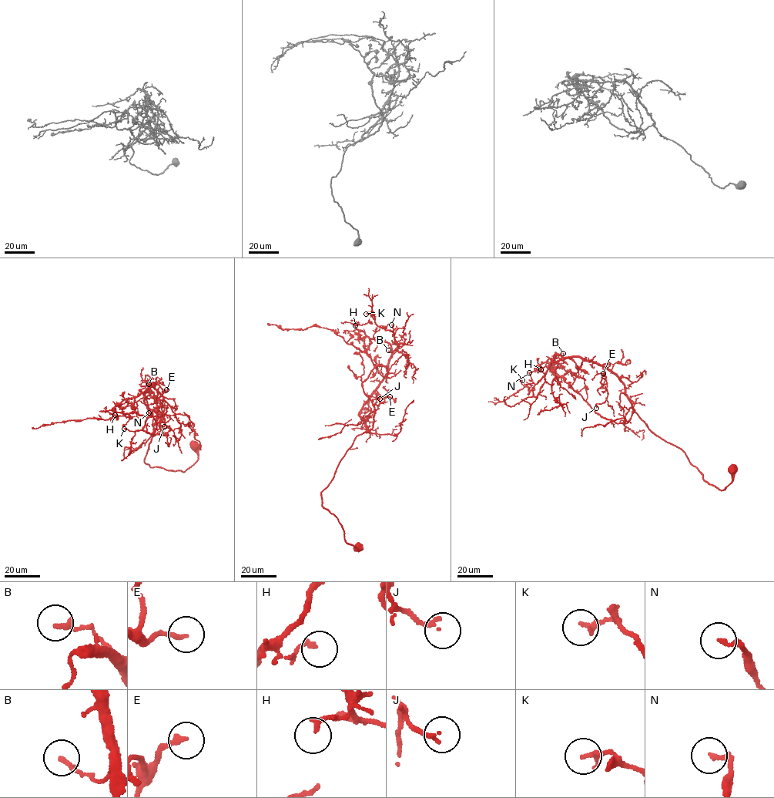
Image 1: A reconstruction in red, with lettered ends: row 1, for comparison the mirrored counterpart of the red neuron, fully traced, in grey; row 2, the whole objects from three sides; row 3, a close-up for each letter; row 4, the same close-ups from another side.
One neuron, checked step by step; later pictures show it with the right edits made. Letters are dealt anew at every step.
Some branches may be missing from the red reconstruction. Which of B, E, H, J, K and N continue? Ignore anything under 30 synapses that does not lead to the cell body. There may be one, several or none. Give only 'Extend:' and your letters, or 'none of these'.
Extend: none of these

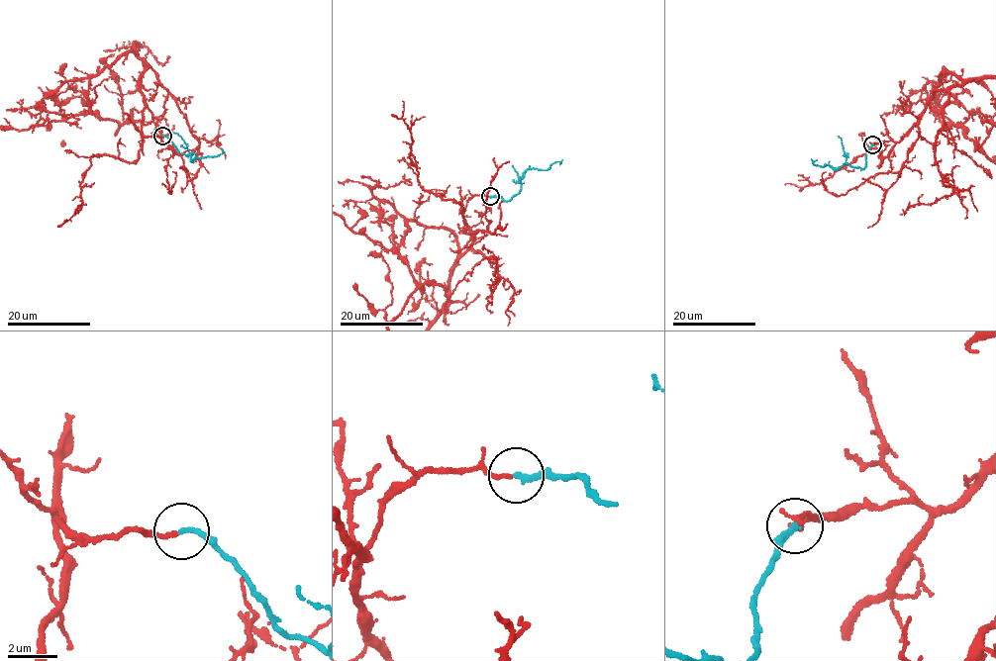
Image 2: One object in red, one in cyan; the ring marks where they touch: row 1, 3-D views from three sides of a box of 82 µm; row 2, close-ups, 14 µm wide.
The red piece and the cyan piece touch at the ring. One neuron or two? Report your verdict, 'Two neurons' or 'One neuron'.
One neuron

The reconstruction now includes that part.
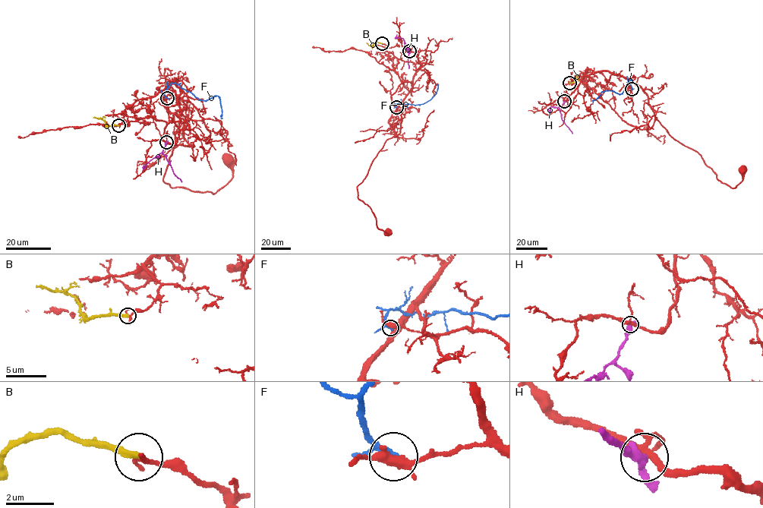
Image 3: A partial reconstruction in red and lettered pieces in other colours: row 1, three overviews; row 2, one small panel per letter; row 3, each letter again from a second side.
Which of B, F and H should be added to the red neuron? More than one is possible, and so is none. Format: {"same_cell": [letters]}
{"same_cell": []}

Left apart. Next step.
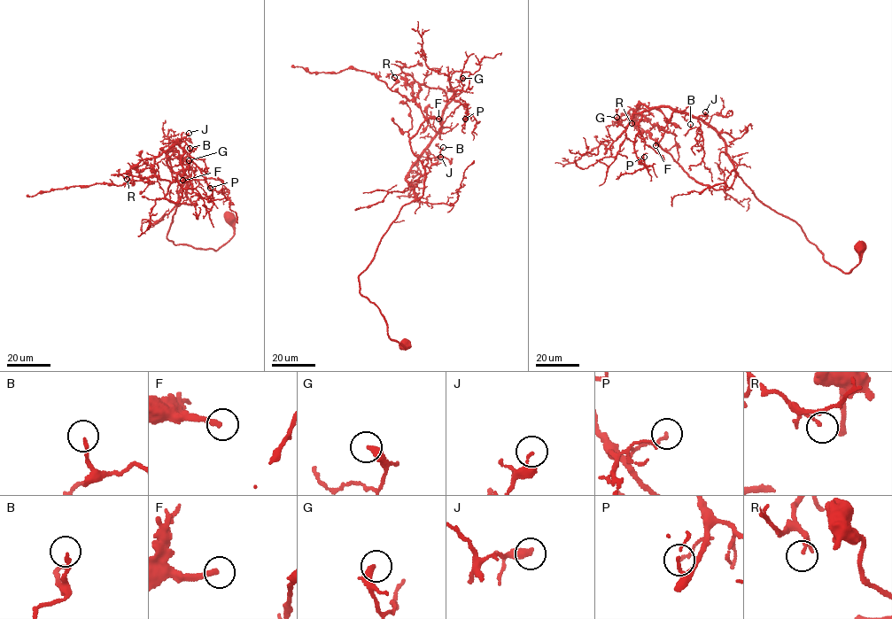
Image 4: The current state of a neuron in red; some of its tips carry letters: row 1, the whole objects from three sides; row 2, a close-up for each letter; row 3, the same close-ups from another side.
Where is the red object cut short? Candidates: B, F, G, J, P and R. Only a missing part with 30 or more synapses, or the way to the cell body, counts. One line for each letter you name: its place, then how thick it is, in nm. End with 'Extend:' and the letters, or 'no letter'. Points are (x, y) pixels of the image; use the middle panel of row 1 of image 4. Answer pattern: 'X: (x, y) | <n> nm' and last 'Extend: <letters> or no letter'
F: (438, 119) | 240 nm
Extend: F

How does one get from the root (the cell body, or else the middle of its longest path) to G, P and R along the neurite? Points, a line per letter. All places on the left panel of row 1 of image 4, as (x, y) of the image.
G: (228, 218), (233, 236), (215, 251), (167, 238), (186, 185), (166, 164), (179, 139), (185, 169), (189, 160)
P: (228, 218), (233, 236), (215, 251), (167, 238), (186, 185), (166, 164), (179, 139), (210, 188)
R: (228, 218), (233, 236), (216, 251), (175, 244), (187, 188), (195, 206), (166, 199), (149, 165), (127, 179)

